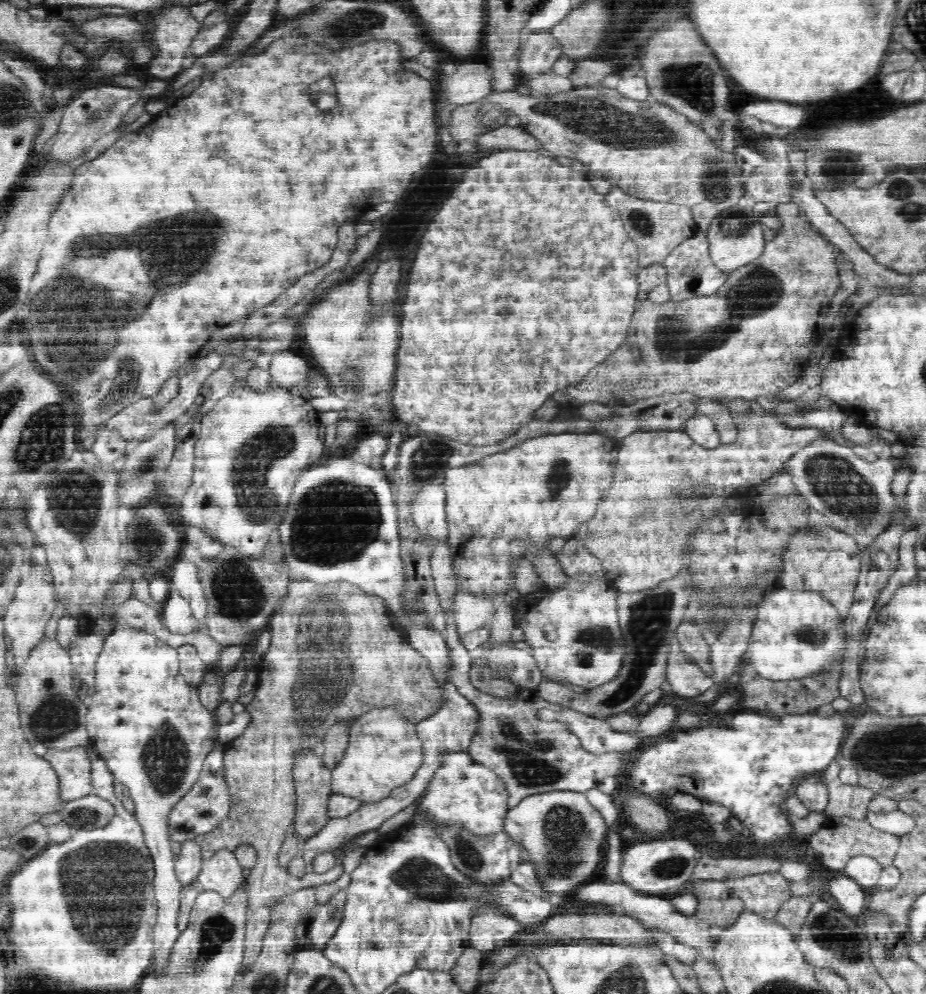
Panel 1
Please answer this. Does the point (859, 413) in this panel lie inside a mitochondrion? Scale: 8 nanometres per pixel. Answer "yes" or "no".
no

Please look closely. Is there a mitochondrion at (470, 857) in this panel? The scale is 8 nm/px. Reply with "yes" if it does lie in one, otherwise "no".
yes

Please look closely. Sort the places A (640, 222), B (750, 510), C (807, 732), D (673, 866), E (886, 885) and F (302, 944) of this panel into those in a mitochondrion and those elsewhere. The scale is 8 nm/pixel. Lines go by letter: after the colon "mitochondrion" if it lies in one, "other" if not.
A: mitochondrion
B: other
C: other
D: mitochondrion
E: other
F: other

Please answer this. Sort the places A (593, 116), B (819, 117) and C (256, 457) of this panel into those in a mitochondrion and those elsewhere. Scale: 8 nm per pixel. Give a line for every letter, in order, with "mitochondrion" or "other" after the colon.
A: mitochondrion
B: other
C: mitochondrion

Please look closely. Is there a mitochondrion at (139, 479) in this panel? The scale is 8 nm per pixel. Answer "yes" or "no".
yes

